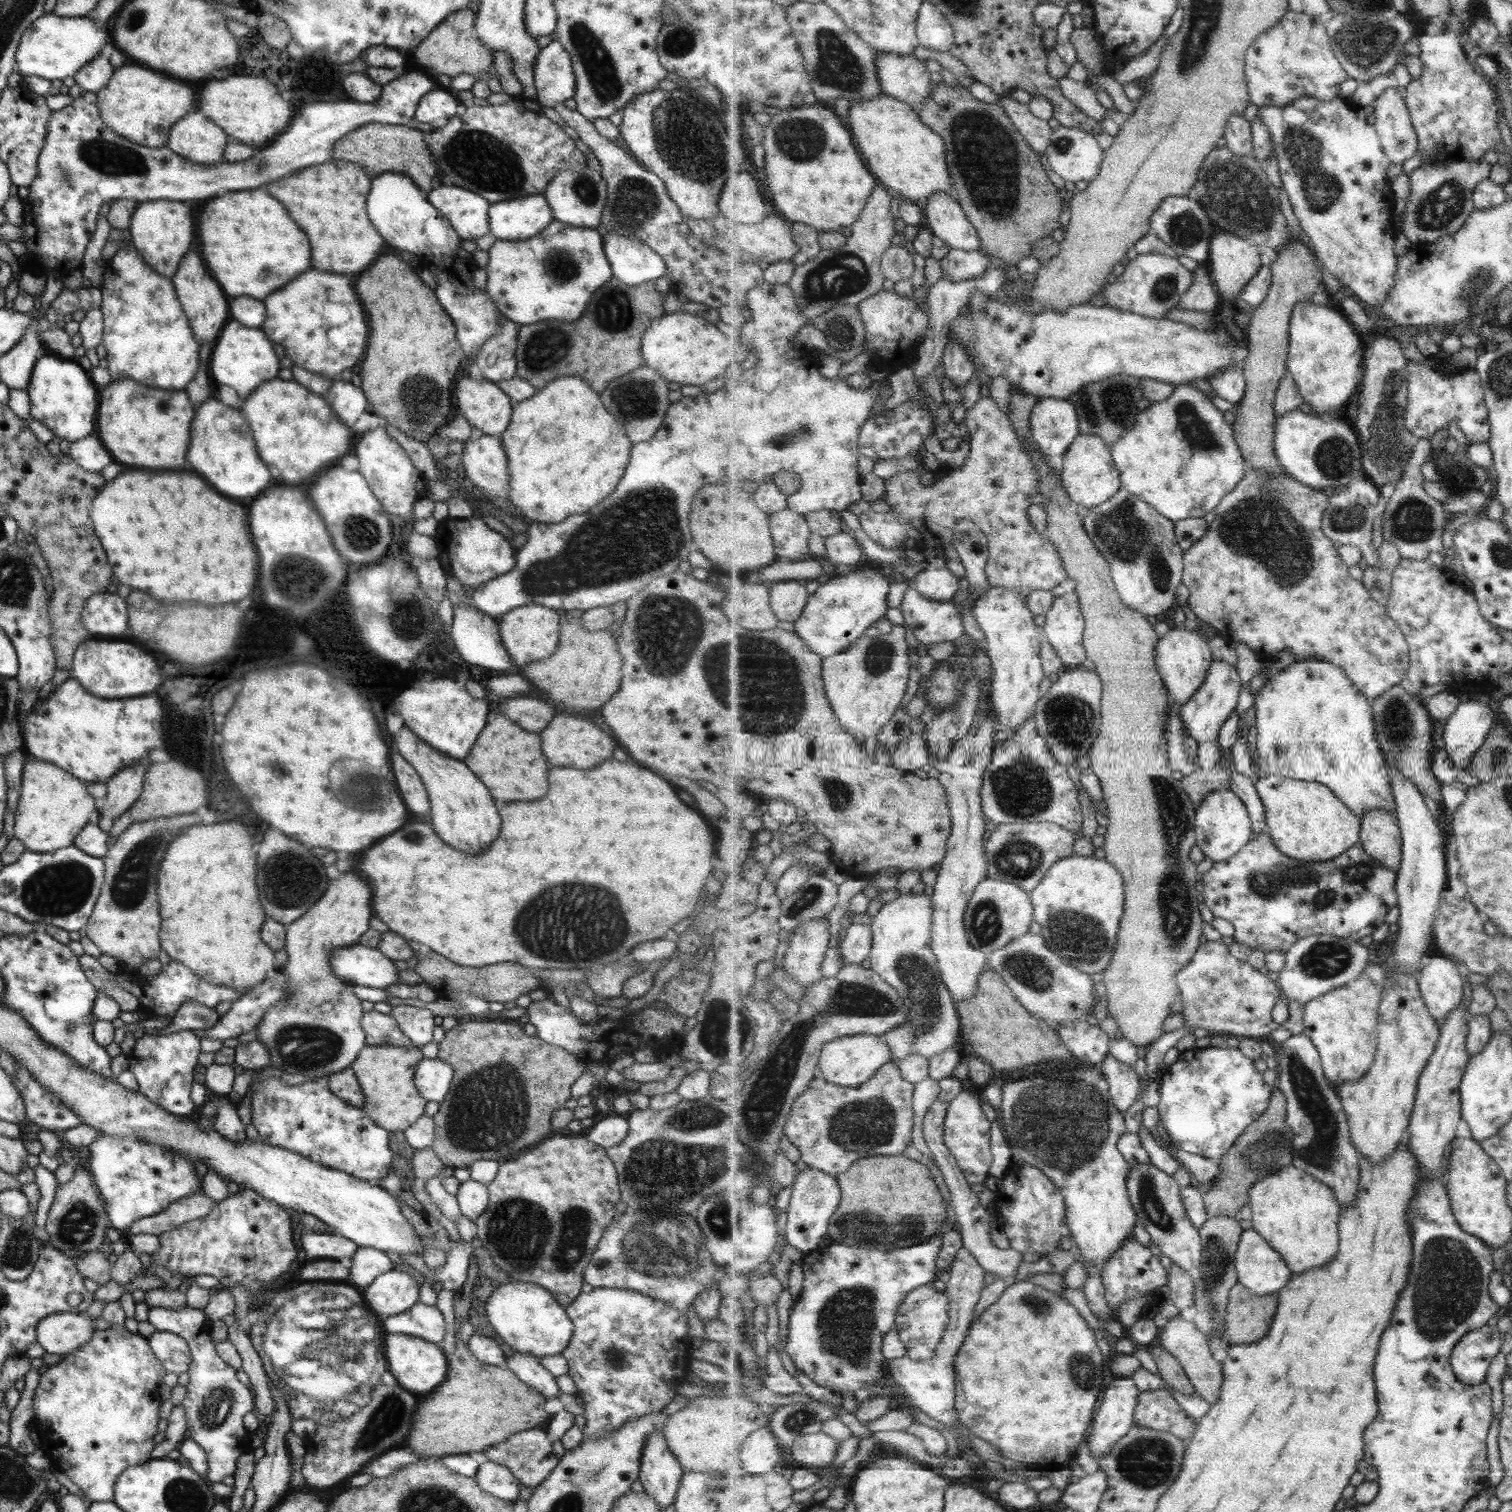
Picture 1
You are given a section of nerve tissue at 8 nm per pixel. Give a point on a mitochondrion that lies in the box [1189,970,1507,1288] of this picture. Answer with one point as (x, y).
(1322, 1153)

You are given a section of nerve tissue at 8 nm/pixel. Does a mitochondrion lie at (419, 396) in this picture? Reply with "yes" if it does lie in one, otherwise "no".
yes

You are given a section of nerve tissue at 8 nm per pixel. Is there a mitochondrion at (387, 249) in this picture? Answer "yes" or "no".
no

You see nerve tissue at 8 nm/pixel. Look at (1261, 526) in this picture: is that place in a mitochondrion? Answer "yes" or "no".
yes

